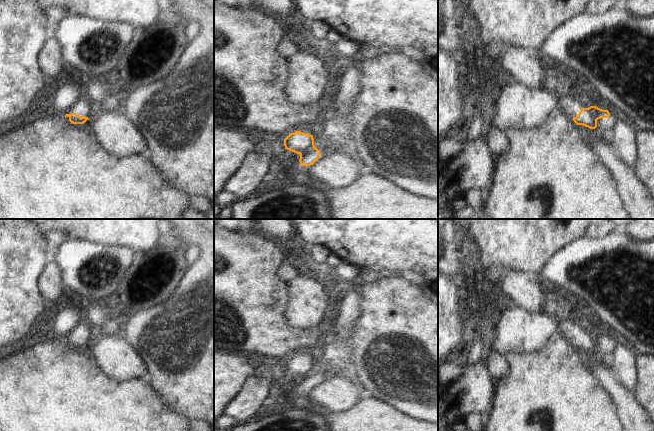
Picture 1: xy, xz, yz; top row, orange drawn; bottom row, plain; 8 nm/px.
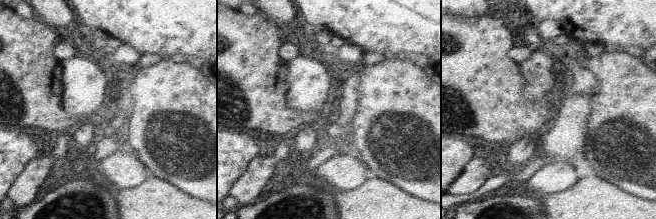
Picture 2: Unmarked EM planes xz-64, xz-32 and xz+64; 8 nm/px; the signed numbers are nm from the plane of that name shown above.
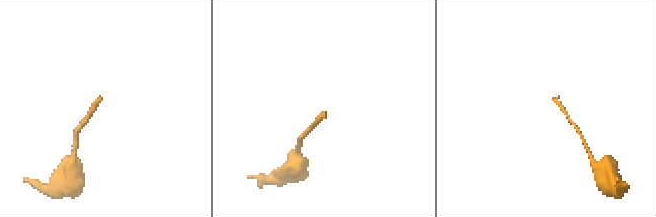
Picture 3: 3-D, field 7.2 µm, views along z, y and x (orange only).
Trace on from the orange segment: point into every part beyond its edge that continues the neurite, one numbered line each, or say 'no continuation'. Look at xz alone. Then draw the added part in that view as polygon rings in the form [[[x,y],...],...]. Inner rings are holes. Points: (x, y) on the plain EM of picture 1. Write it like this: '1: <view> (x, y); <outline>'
1: xz (307, 353); [[[302,349],[298,352],[298,355],[303,356],[303,357],[307,357],[309,359],[313,359],[315,358],[315,354],[312,350],[309,349]]]

